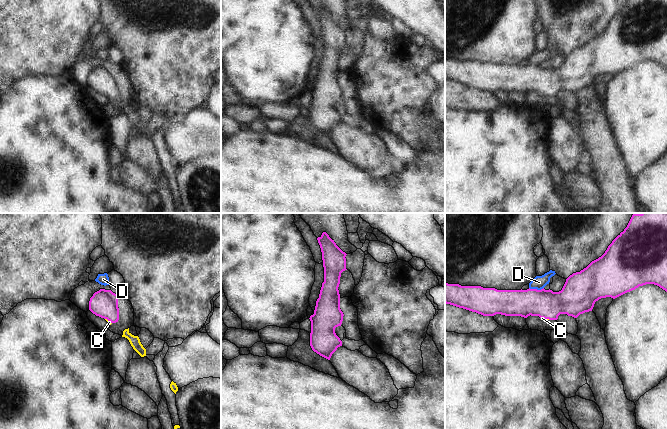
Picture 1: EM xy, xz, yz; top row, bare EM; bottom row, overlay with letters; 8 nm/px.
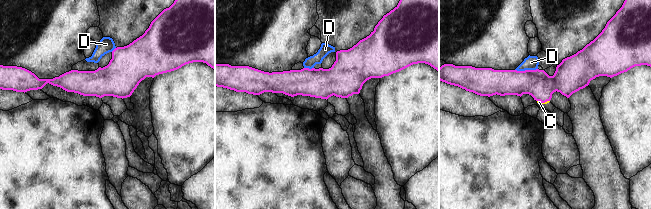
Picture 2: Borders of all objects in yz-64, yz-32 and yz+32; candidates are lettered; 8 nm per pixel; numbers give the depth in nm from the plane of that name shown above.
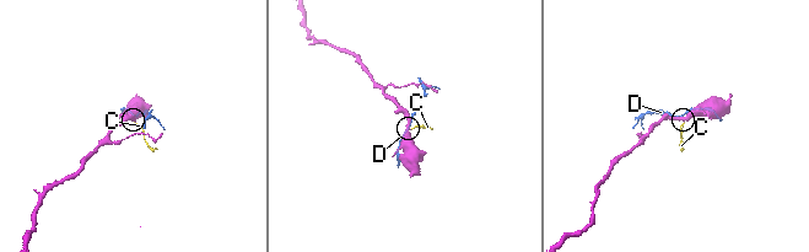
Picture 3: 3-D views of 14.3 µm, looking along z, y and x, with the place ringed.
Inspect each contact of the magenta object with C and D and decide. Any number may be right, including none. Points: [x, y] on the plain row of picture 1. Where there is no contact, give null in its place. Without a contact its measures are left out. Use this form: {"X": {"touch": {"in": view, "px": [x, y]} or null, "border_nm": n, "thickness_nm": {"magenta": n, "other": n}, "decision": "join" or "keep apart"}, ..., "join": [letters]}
{"C": {"touch": {"in": "yz", "px": [546, 94]}, "border_nm": 70, "thickness_nm": {"magenta": 240, "other": 20}, "decision": "join"}, "D": {"touch": {"in": "yz", "px": [536, 65]}, "border_nm": 120, "thickness_nm": {"magenta": 220, "other": 110}, "decision": "keep apart"}, "join": ["C"]}

